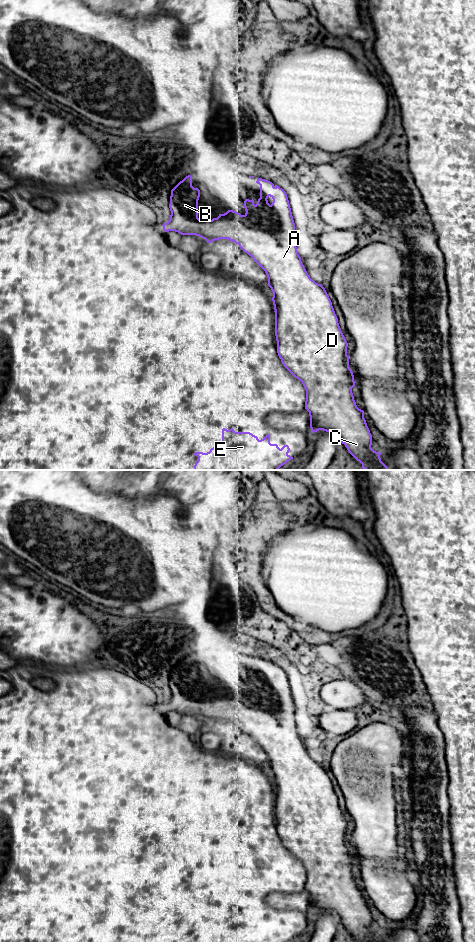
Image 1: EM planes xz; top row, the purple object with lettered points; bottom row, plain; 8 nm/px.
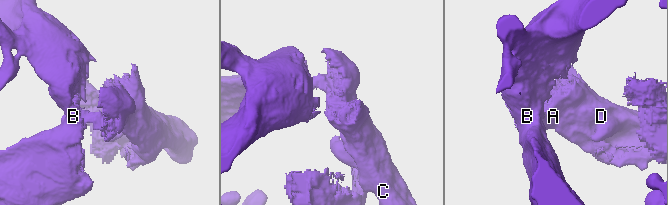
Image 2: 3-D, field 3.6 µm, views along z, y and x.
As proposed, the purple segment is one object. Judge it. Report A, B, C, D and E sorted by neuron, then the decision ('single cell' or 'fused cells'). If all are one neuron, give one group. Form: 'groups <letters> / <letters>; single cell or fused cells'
groups A B C D E; single cell

